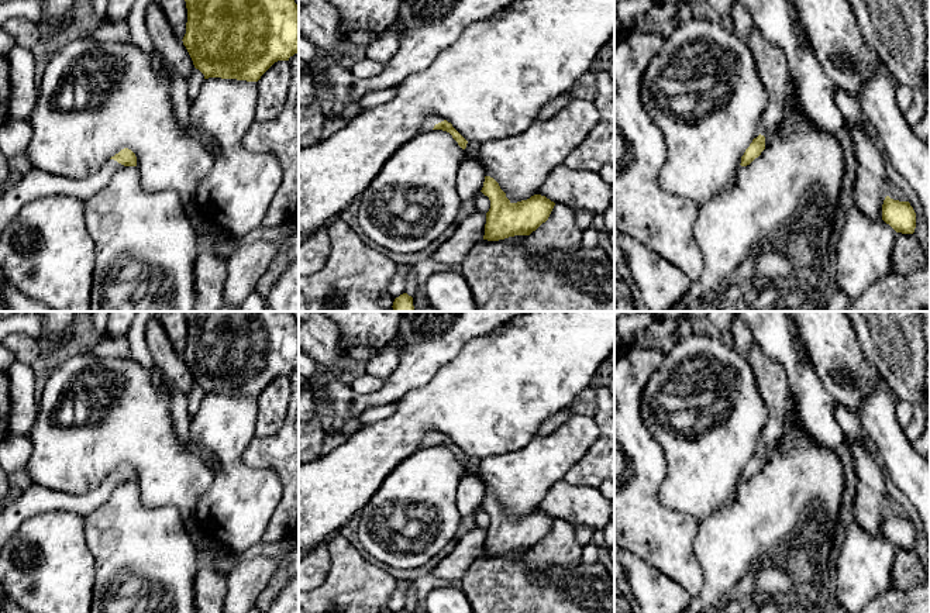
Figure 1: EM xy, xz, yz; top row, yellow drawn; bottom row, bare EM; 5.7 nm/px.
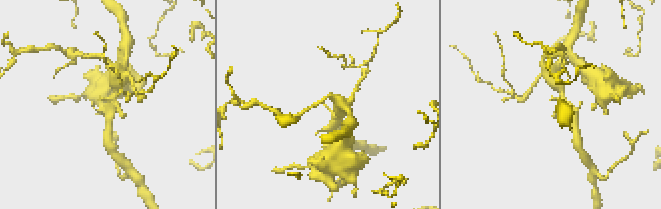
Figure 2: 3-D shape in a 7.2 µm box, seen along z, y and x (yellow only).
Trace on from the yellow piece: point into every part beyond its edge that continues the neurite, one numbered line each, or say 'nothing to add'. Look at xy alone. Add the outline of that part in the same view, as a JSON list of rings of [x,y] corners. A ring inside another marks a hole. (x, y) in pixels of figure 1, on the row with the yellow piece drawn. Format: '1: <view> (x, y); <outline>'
1: xy (37, 183); [[[108,159],[97,173],[83,179],[62,178],[31,168],[16,185],[0,192],[0,235],[18,210],[28,202],[49,196],[70,196],[87,200],[104,189],[113,175],[123,168],[124,165]]]

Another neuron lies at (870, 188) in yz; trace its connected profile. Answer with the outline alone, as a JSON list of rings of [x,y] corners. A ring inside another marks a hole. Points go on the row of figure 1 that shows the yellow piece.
[[[845,125],[850,131],[857,171],[854,182],[855,206],[869,218],[882,220],[882,204],[886,197],[886,172],[882,149],[862,128]]]

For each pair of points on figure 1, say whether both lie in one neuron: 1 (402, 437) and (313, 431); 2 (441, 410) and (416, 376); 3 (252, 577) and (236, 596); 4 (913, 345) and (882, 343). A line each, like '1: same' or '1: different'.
1: different
2: different
3: same
4: same

